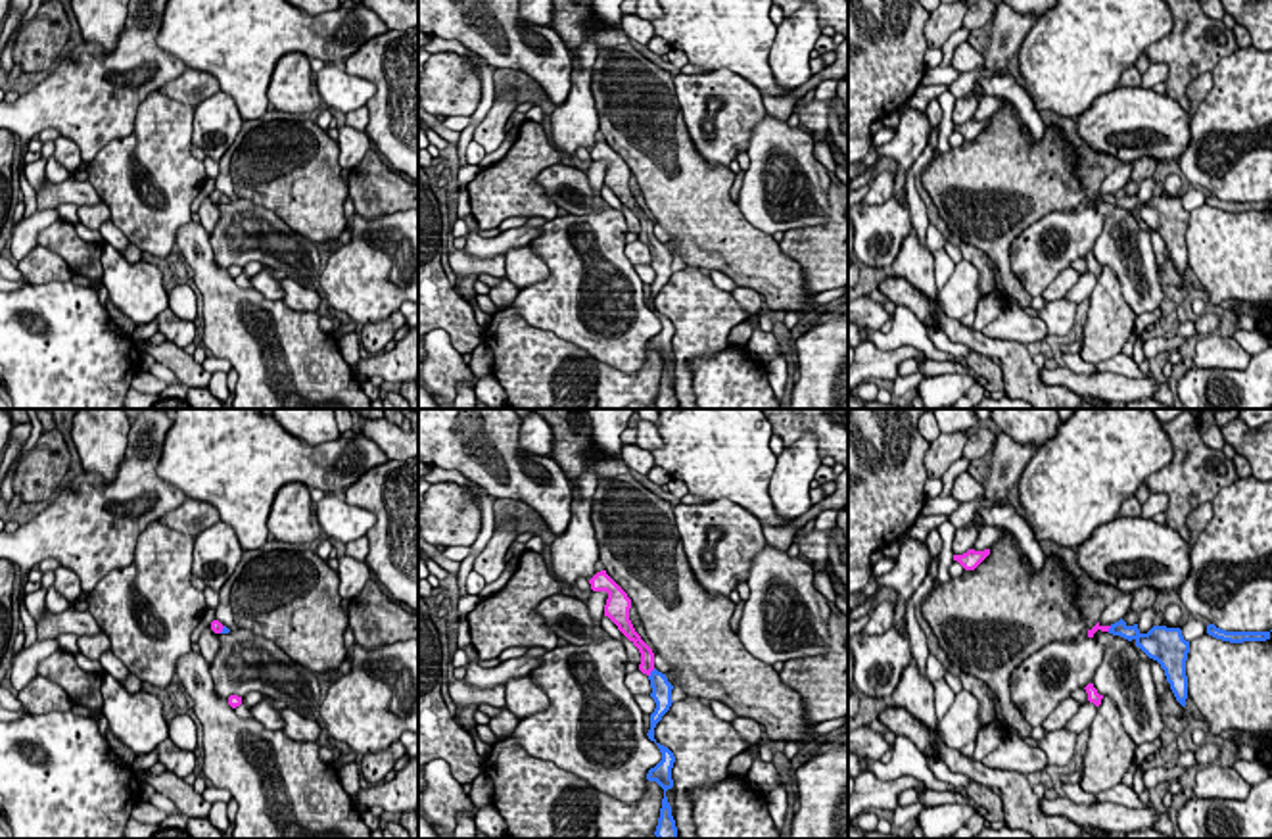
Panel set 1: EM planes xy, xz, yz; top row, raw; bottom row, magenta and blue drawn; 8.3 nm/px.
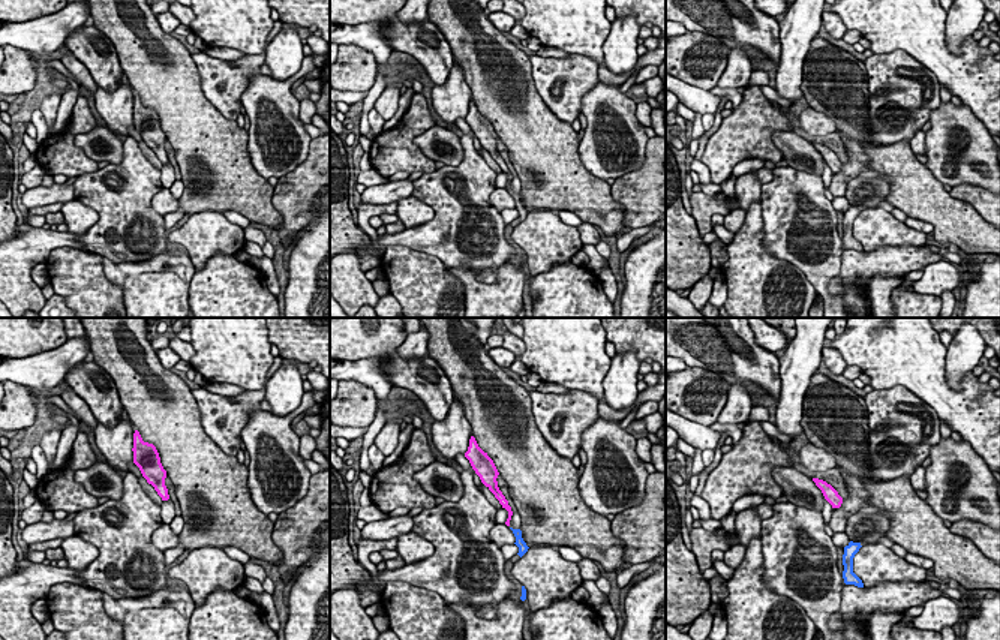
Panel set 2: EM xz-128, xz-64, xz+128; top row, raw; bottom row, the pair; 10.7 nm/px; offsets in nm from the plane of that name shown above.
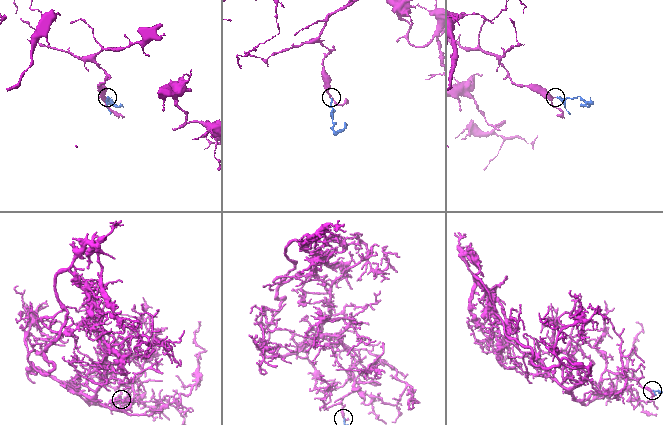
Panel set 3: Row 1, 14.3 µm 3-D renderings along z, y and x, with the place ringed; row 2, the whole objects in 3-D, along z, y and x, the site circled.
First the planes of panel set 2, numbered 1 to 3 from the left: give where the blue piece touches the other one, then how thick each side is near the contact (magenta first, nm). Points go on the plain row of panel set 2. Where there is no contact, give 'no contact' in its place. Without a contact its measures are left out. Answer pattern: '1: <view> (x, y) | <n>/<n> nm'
1: no contact
2: no contact
3: no contact

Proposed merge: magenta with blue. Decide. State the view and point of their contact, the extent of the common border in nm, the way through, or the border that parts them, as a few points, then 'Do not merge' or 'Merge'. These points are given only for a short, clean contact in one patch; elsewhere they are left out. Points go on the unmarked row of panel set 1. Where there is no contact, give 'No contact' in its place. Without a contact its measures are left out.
Touches magenta at xz (651, 240). Shared border 100 nm. Path across: xz (647, 227), (651, 240), (659, 252). Merge

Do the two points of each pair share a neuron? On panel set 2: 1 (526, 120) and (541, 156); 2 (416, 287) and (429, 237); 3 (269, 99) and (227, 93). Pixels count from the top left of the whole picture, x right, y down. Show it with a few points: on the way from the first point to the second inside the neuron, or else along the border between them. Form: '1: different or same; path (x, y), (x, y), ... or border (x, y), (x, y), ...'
1: same; path (528, 129), (540, 147)
2: different; border (390, 245), (405, 245), (435, 255), (447, 267)
3: different; border (260, 72), (252, 77), (242, 95), (242, 105)

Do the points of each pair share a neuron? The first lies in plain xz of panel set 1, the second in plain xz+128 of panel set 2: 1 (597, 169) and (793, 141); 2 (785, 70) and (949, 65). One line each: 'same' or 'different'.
1: different
2: different

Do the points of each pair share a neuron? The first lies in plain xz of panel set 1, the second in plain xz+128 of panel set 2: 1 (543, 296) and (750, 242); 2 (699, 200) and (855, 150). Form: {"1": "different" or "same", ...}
{"1": "different", "2": "different"}

